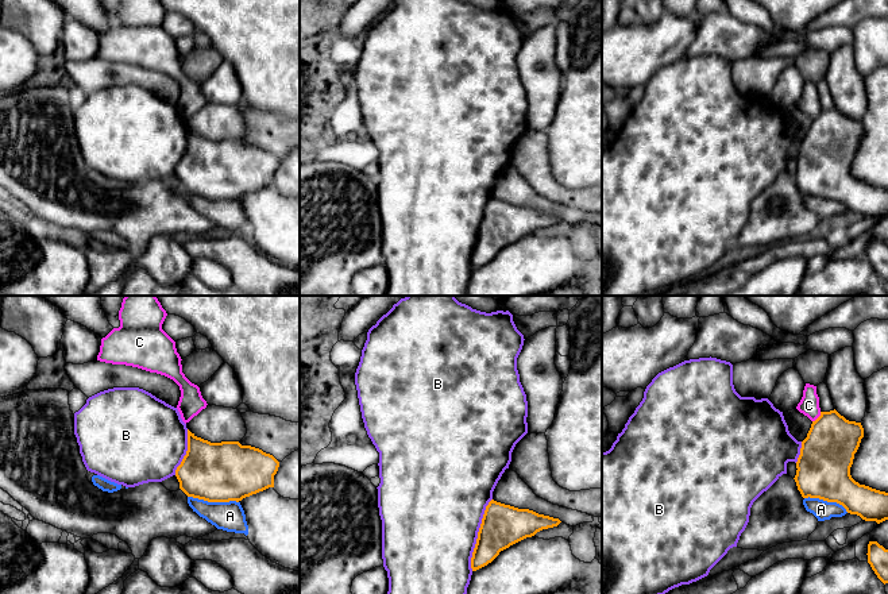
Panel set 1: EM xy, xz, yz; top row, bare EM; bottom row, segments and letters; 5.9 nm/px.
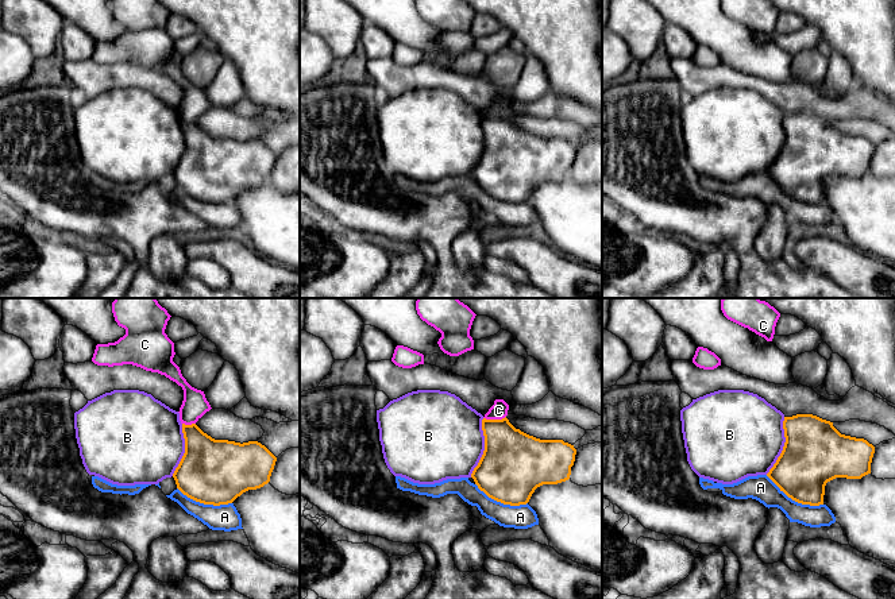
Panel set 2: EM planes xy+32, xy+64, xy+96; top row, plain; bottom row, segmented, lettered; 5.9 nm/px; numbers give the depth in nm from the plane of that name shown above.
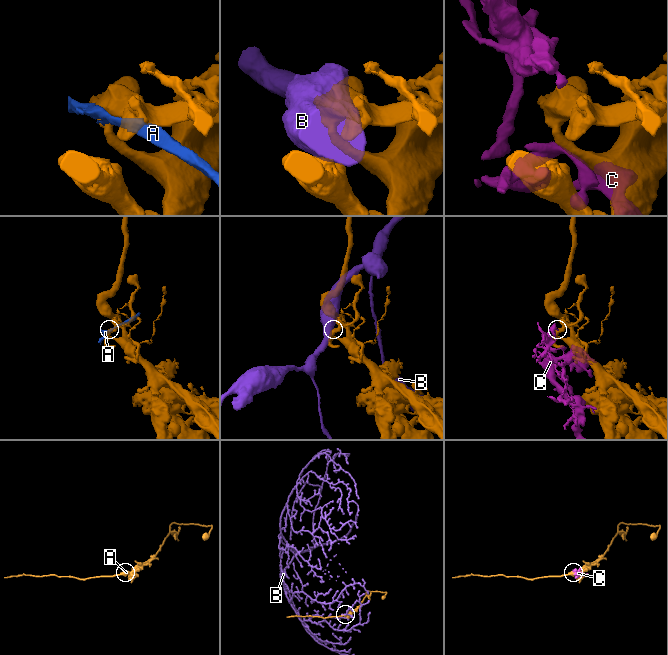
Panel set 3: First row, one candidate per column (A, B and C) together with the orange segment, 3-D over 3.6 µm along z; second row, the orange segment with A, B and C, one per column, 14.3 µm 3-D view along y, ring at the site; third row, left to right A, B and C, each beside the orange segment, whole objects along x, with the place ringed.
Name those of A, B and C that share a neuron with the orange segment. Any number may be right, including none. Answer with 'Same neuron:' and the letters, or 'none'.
Same neuron: C

